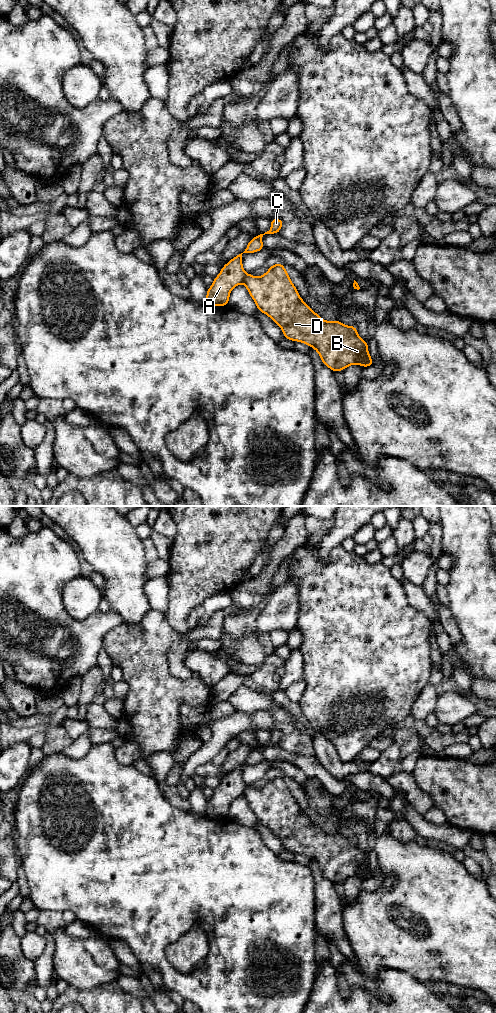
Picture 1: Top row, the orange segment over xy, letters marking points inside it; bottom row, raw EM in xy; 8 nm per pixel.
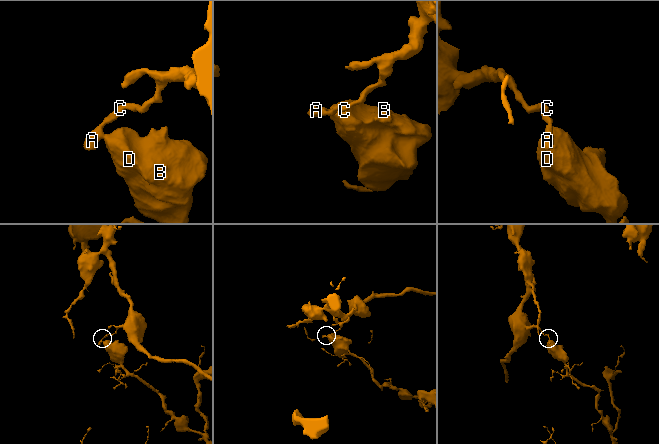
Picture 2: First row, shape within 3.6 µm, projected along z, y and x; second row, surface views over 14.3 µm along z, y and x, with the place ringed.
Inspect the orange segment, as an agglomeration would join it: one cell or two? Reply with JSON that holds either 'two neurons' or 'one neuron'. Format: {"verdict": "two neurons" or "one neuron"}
{"verdict": "two neurons"}

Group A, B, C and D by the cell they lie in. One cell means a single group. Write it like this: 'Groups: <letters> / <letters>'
Groups: A C / B D

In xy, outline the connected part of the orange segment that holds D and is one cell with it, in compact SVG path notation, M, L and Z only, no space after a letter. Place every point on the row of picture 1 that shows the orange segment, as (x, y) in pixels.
M276 263L261 277L246 274L244 285L259 311L278 324L286 339L303 342L314 348L323 364L332 371L343 371L346 367L359 364L364 368L374 364L368 353L368 344L358 336L355 326L347 326L339 320L328 322L316 314L300 297L284 265Z

